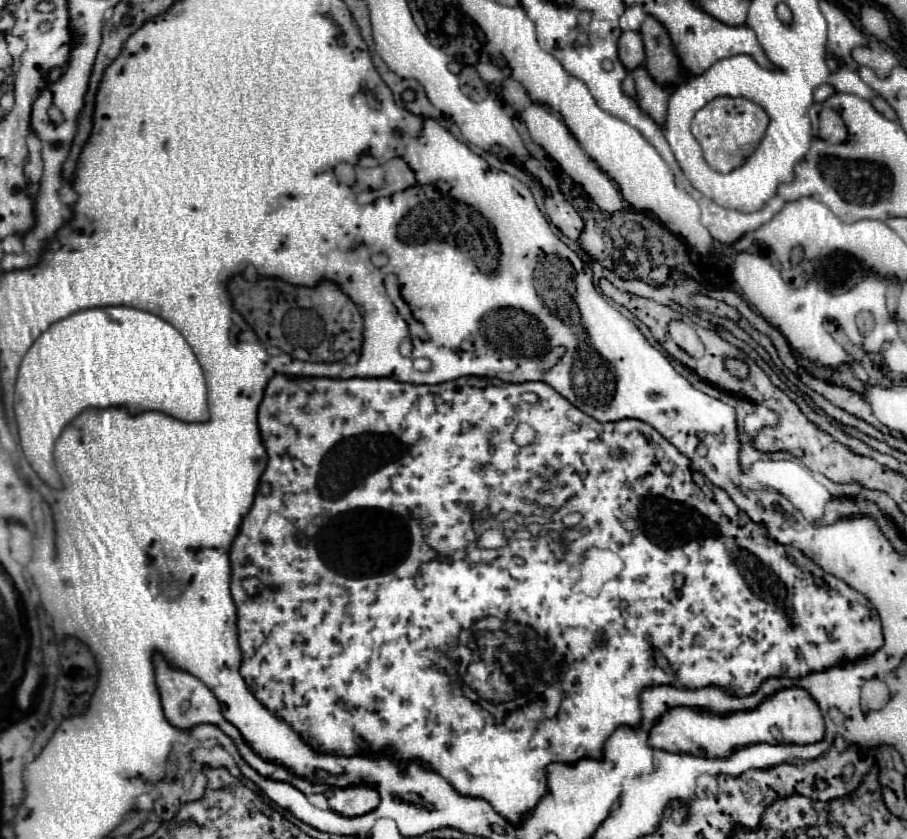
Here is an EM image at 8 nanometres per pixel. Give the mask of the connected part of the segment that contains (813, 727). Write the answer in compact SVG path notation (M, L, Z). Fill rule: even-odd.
M782 688L766 696L752 710L714 714L698 706L676 706L664 712L648 732L648 744L652 748L668 752L688 752L694 756L726 756L734 748L742 748L756 742L772 744L810 744L824 736L824 718L814 704L814 698L804 688Z

